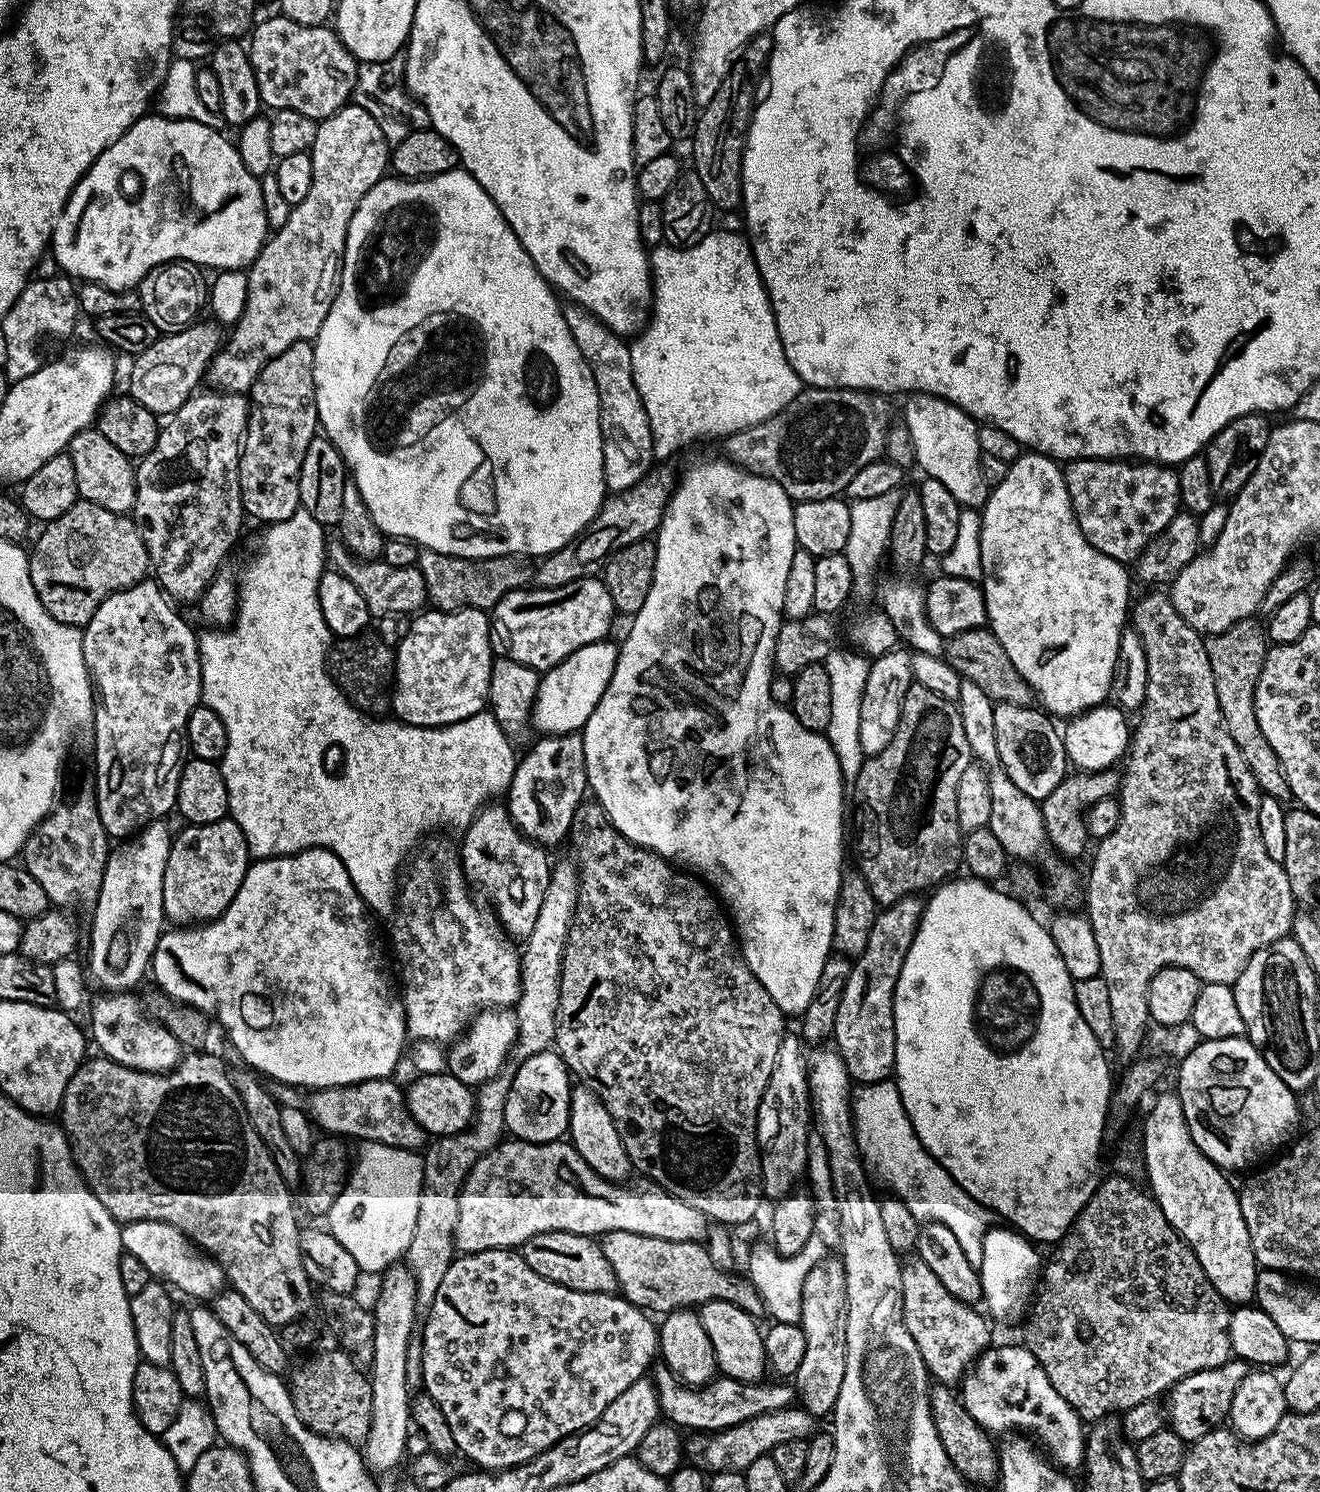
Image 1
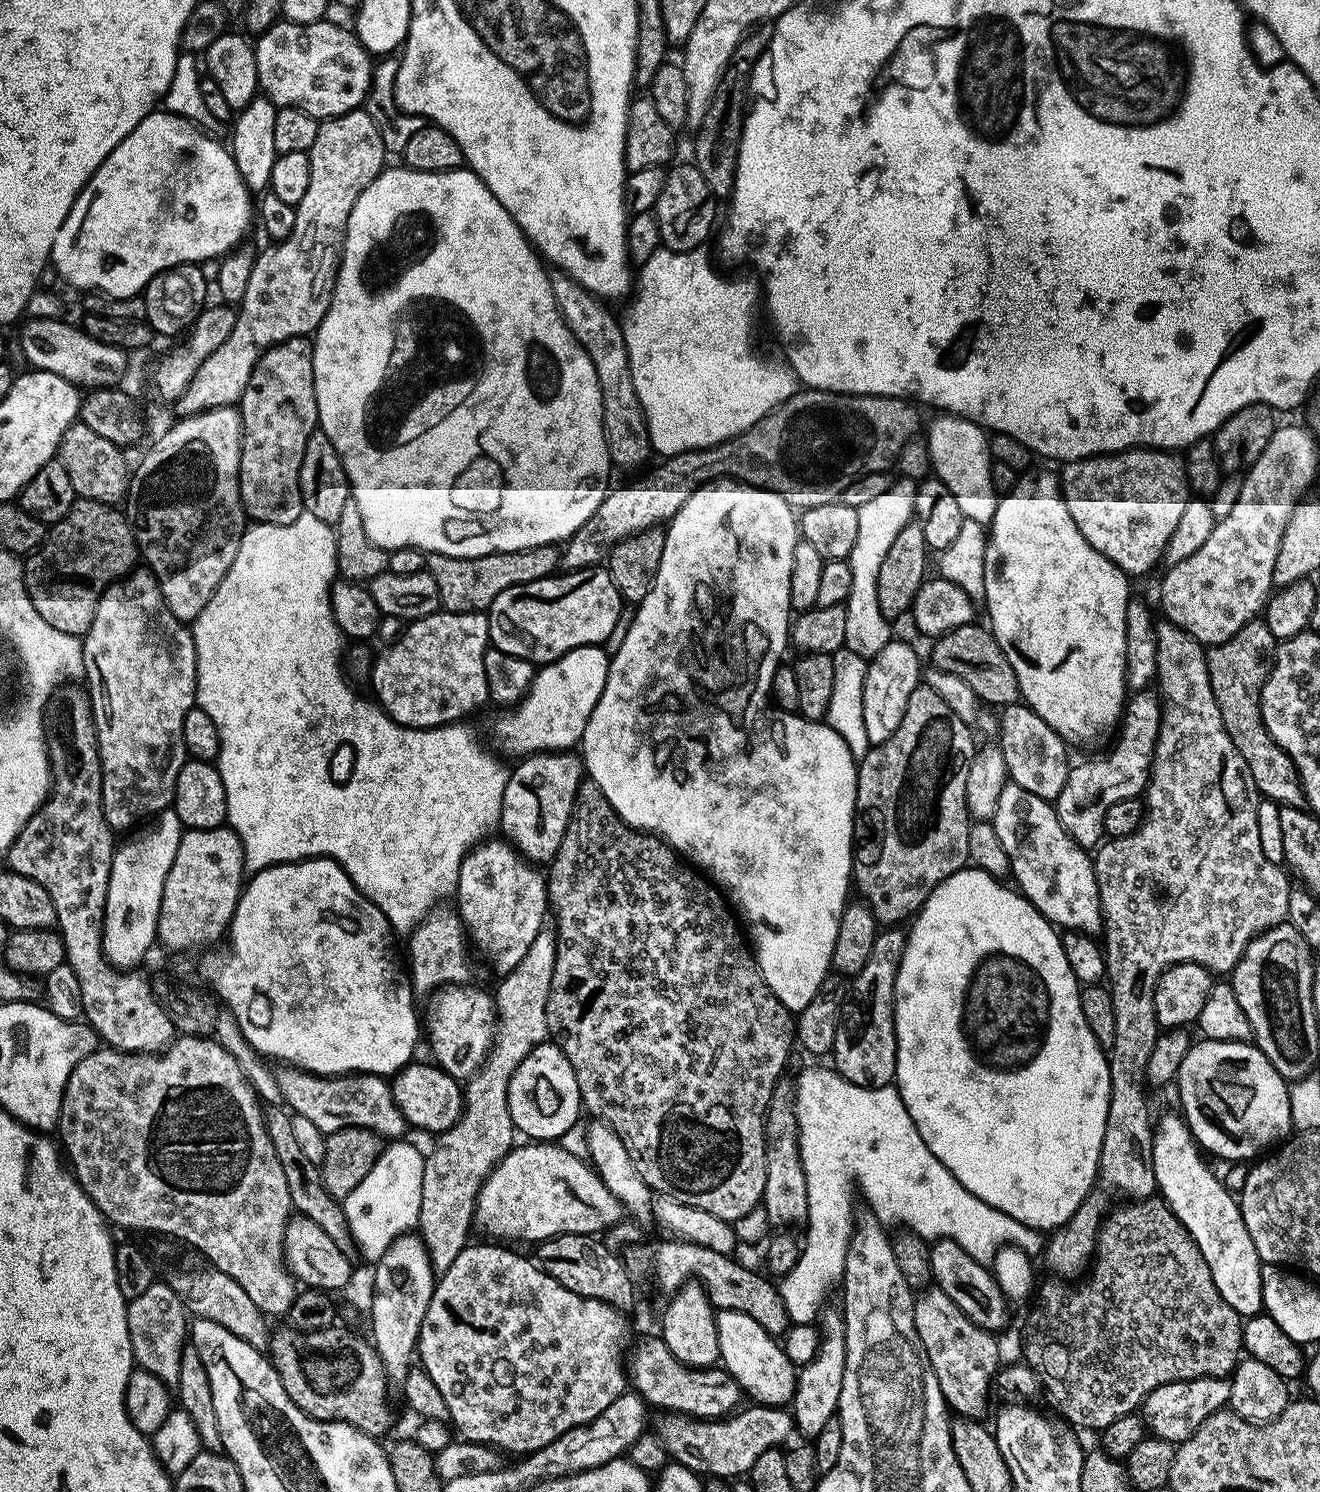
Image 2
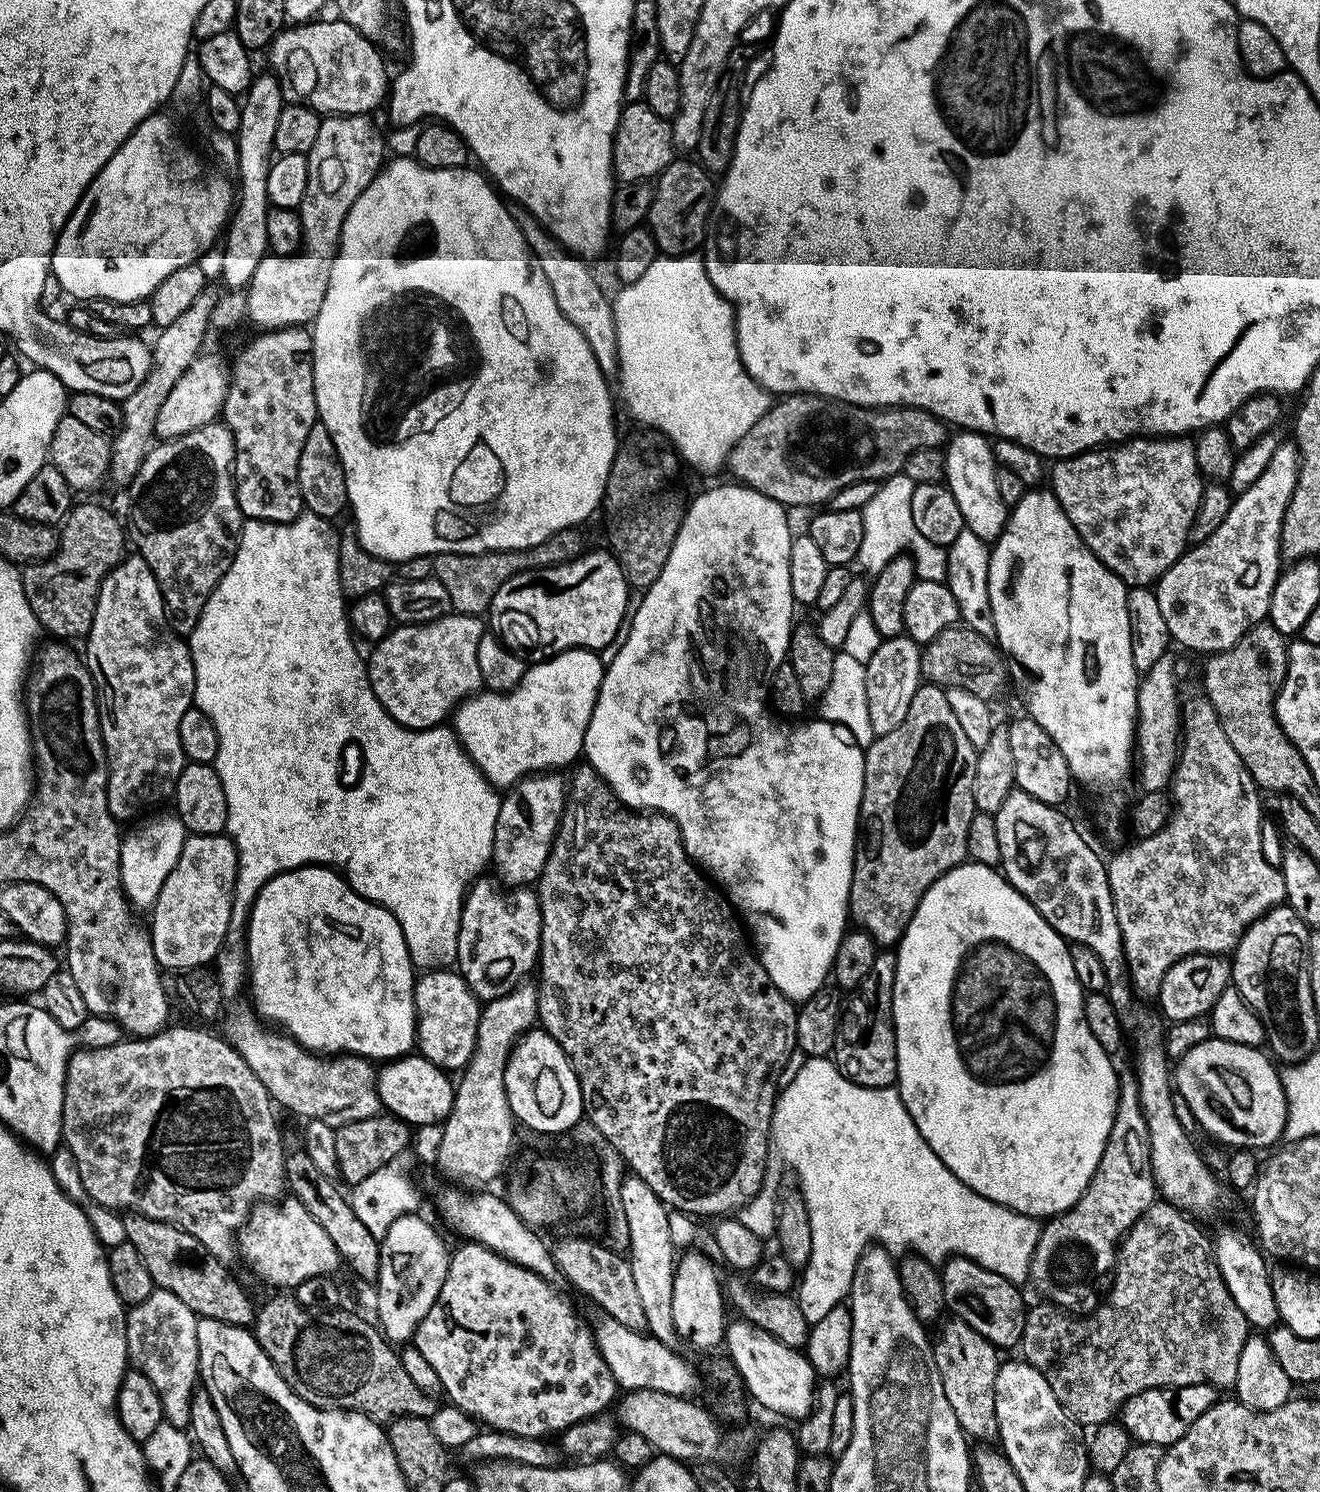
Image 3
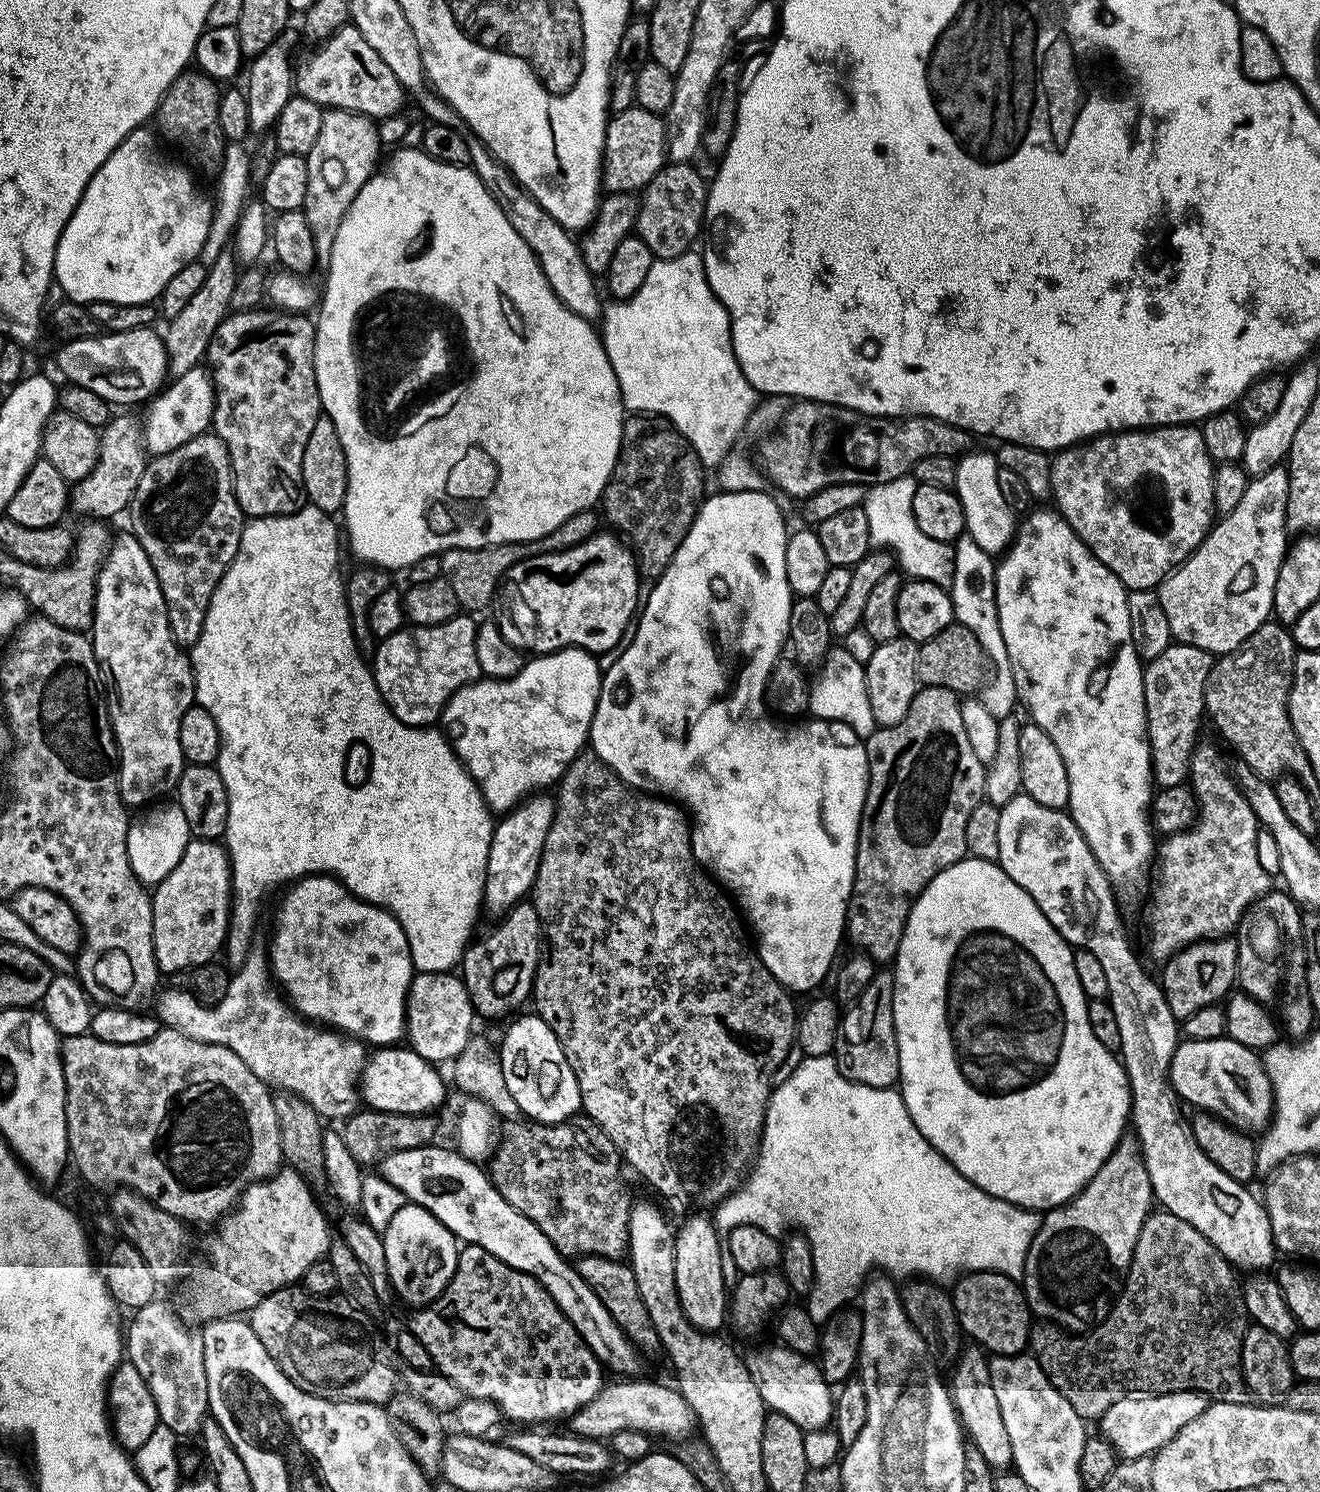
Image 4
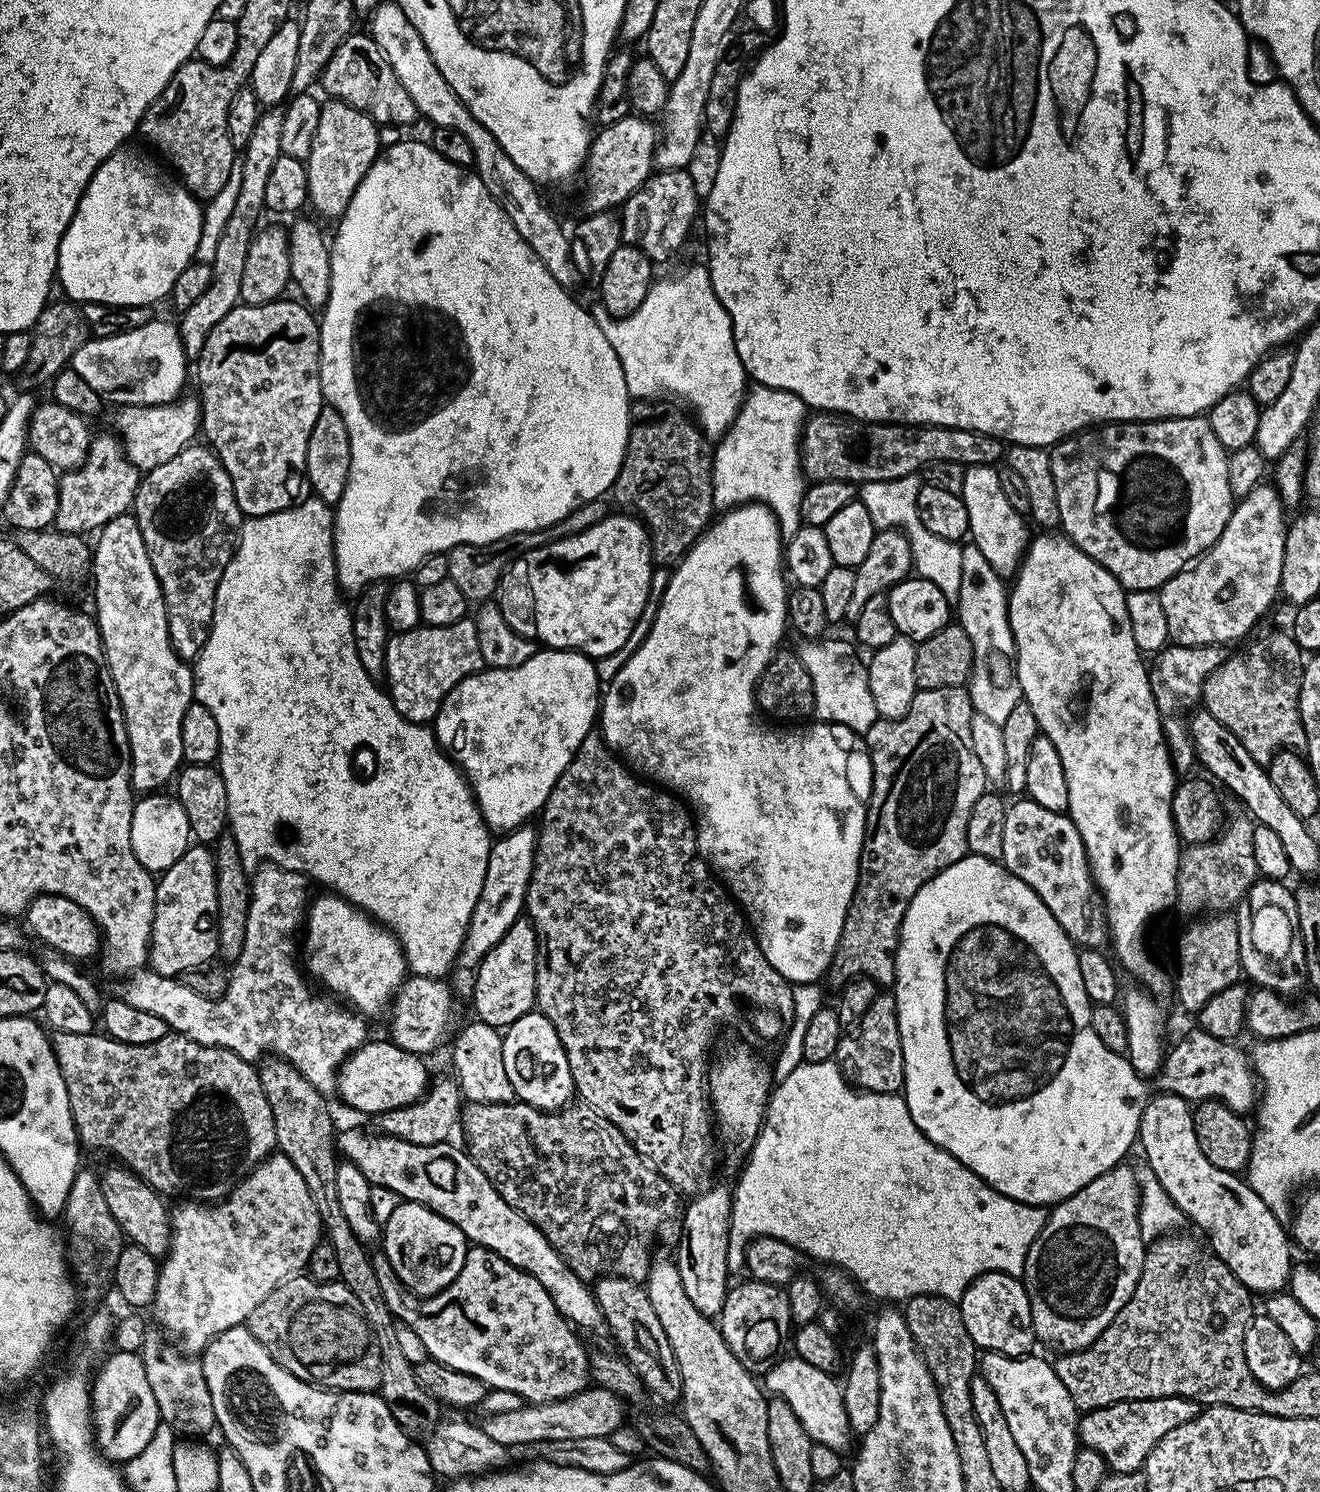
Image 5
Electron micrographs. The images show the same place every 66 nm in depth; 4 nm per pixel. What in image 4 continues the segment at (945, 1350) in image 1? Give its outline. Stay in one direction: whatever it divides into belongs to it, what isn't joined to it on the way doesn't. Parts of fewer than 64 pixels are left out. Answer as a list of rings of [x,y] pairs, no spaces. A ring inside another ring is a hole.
[[[965,1347],[955,1361],[956,1369],[952,1372],[952,1380],[950,1379],[952,1405],[956,1408],[961,1429],[966,1433],[971,1447],[976,1448],[978,1454],[982,1454],[982,1458],[986,1458],[994,1470],[1004,1470],[1012,1464],[1010,1434],[1002,1422],[1002,1409],[998,1407],[998,1397],[994,1395],[994,1382],[990,1382],[989,1357],[985,1349],[971,1347]]]

